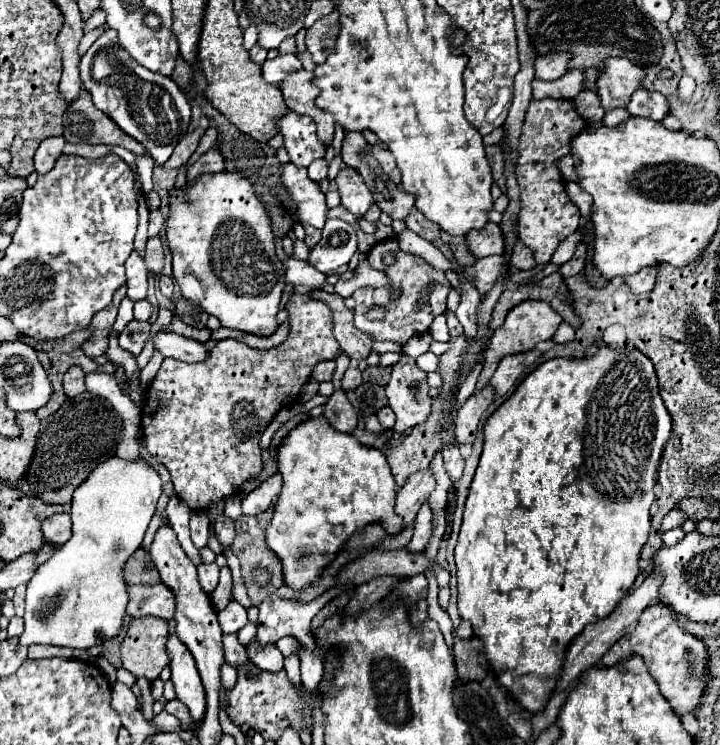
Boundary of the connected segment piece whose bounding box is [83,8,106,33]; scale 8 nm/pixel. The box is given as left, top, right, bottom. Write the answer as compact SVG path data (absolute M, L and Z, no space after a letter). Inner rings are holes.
M99 8L93 13L90 19L84 22L83 31L84 33L87 33L105 23L106 23L106 13L101 8Z

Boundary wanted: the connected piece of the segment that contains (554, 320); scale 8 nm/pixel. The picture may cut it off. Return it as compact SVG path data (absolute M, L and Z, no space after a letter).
M524 301L520 305L516 305L510 315L506 317L504 325L500 329L494 331L492 339L488 341L488 349L484 353L484 369L480 373L480 379L478 379L478 385L476 385L476 391L484 389L488 385L488 379L494 375L500 359L504 355L510 355L510 353L522 353L522 351L530 351L536 347L536 343L540 341L548 341L554 337L558 325L562 323L560 315L556 311L552 311L552 307L548 307L548 303L544 301Z

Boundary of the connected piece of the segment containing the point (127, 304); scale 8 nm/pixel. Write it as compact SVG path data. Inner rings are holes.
M126 297L124 301L122 301L122 305L120 305L120 311L118 311L118 319L116 319L116 323L114 323L114 333L116 335L120 335L122 331L124 331L124 327L134 319L134 315L132 315L132 301Z

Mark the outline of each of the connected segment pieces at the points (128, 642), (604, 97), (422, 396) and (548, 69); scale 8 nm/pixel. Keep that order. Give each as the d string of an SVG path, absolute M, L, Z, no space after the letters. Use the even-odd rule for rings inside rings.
M158 617L134 619L128 627L122 643L122 667L134 677L146 677L150 681L160 677L160 671L170 663L166 641L170 625Z
M604 59L602 77L598 79L598 97L606 111L626 107L636 89L642 87L646 71L628 59Z
M404 355L392 369L392 377L386 385L386 397L390 409L396 413L396 433L422 423L432 413L432 397L428 395L428 379L416 361Z
M556 53L556 55L544 55L536 59L536 77L544 81L560 79L568 73L568 59L572 59L568 53Z

